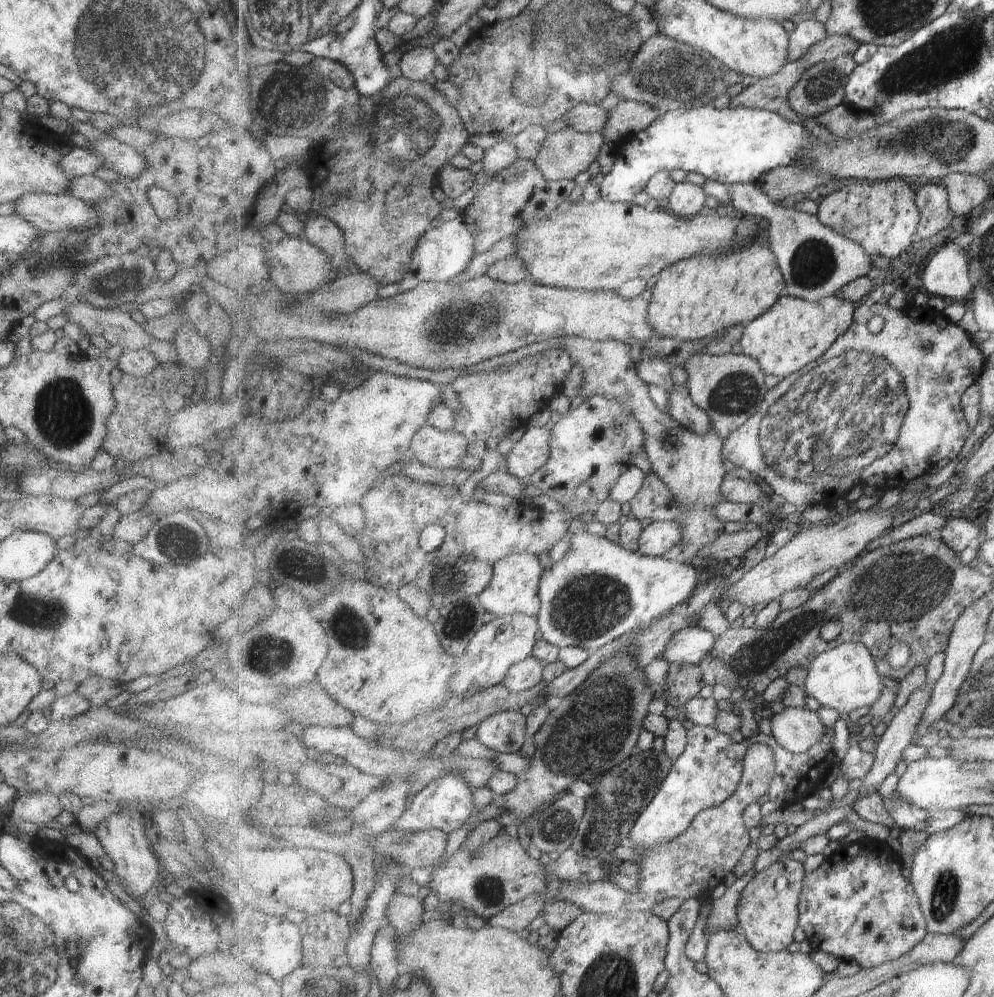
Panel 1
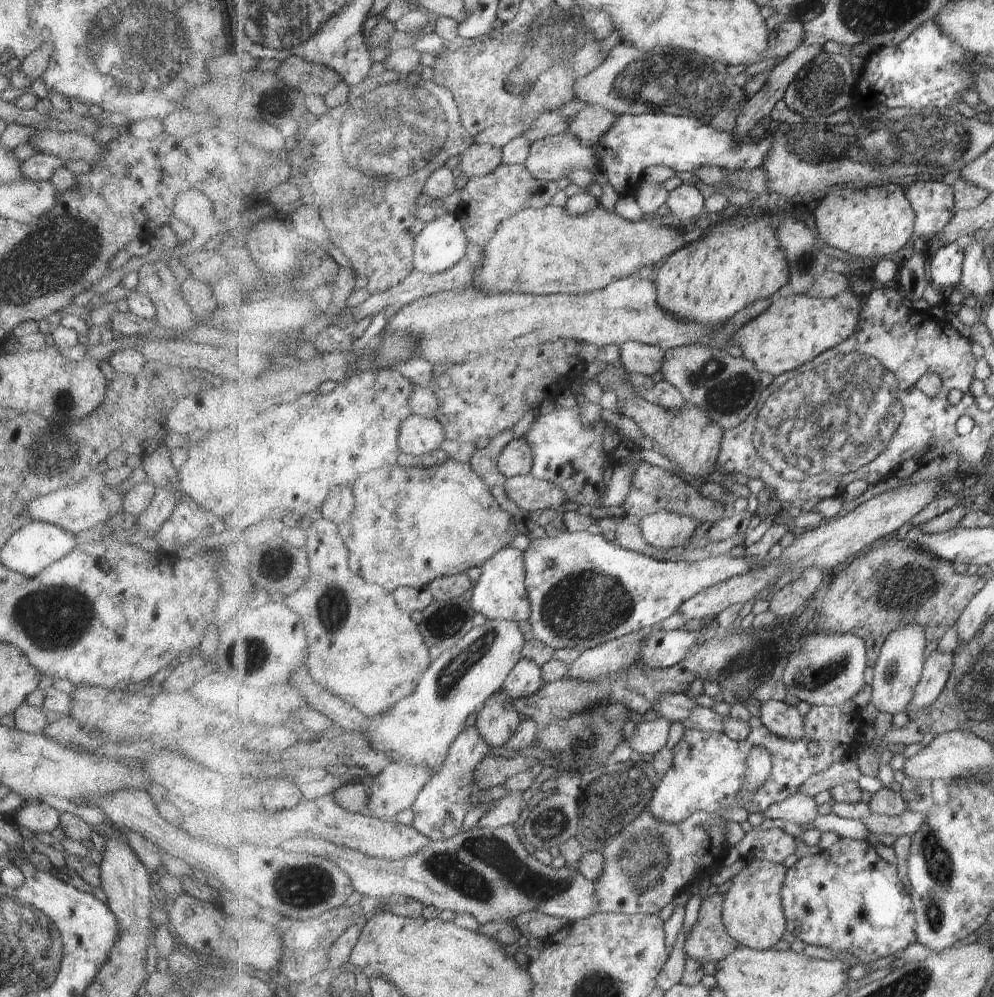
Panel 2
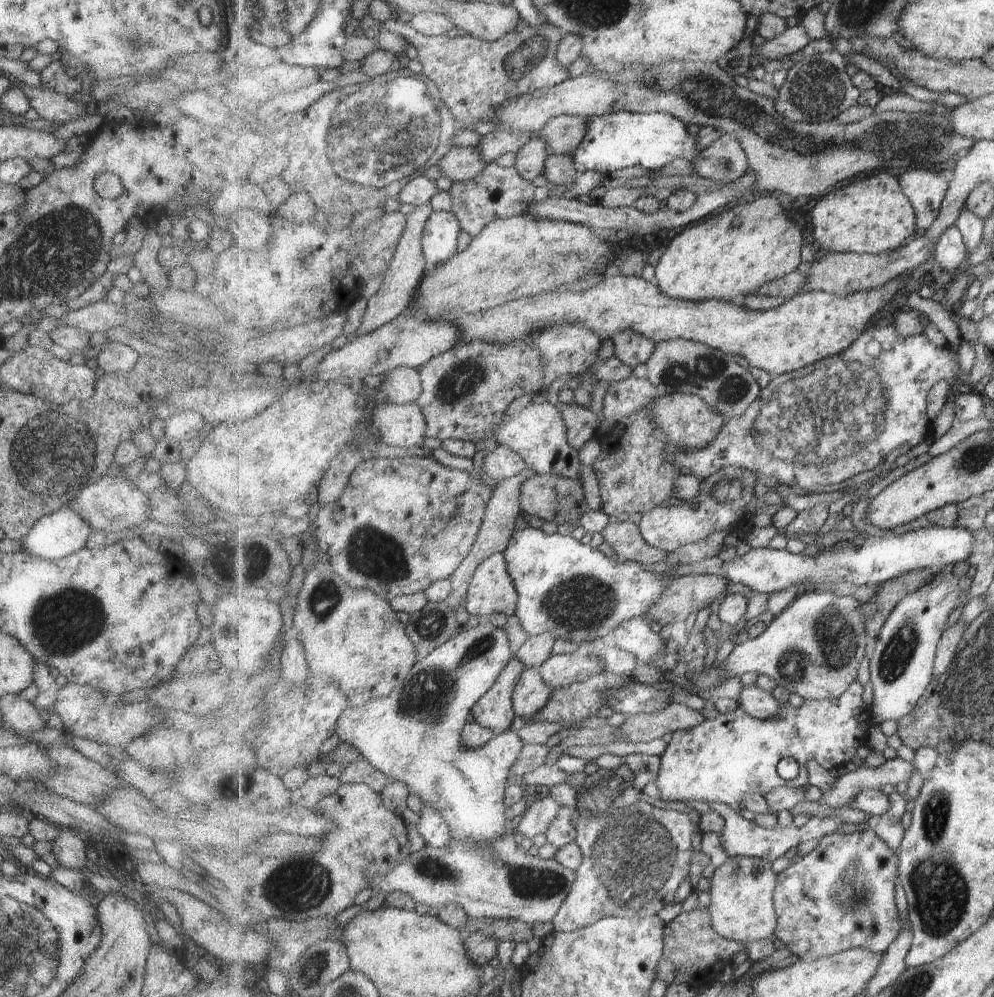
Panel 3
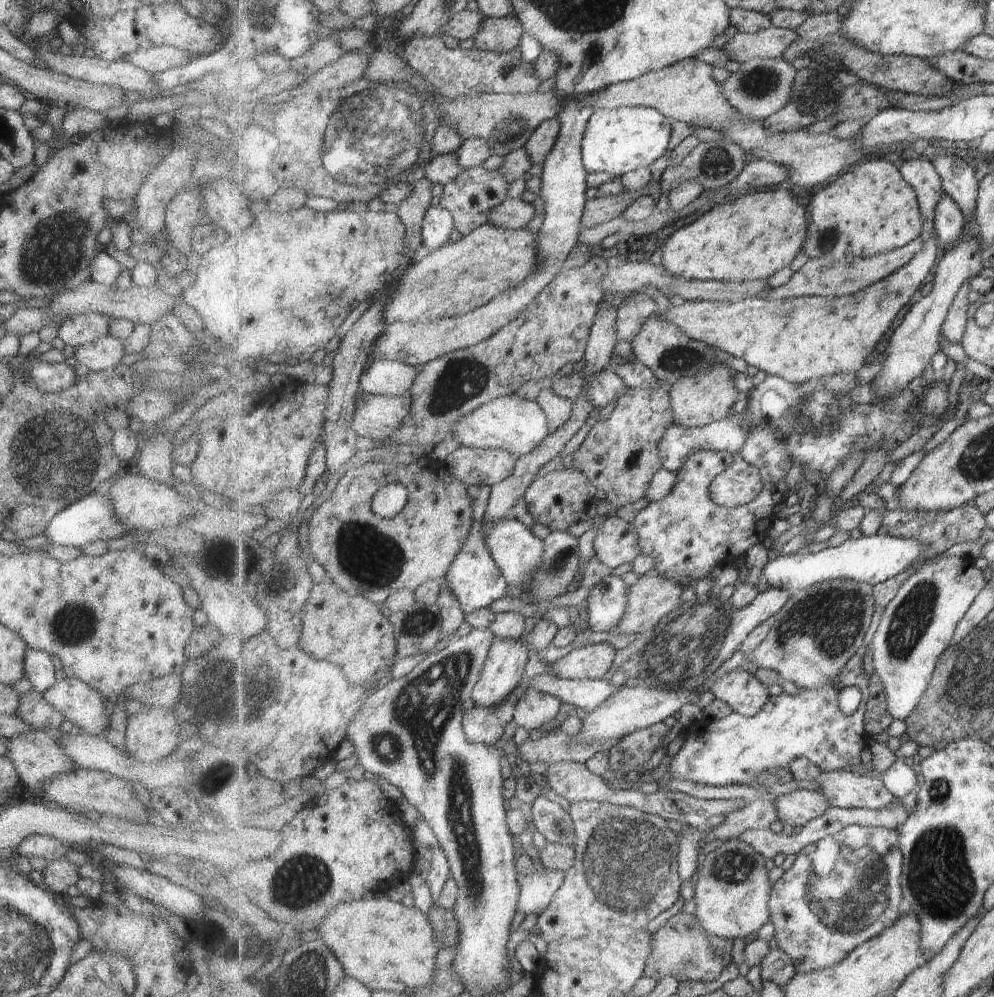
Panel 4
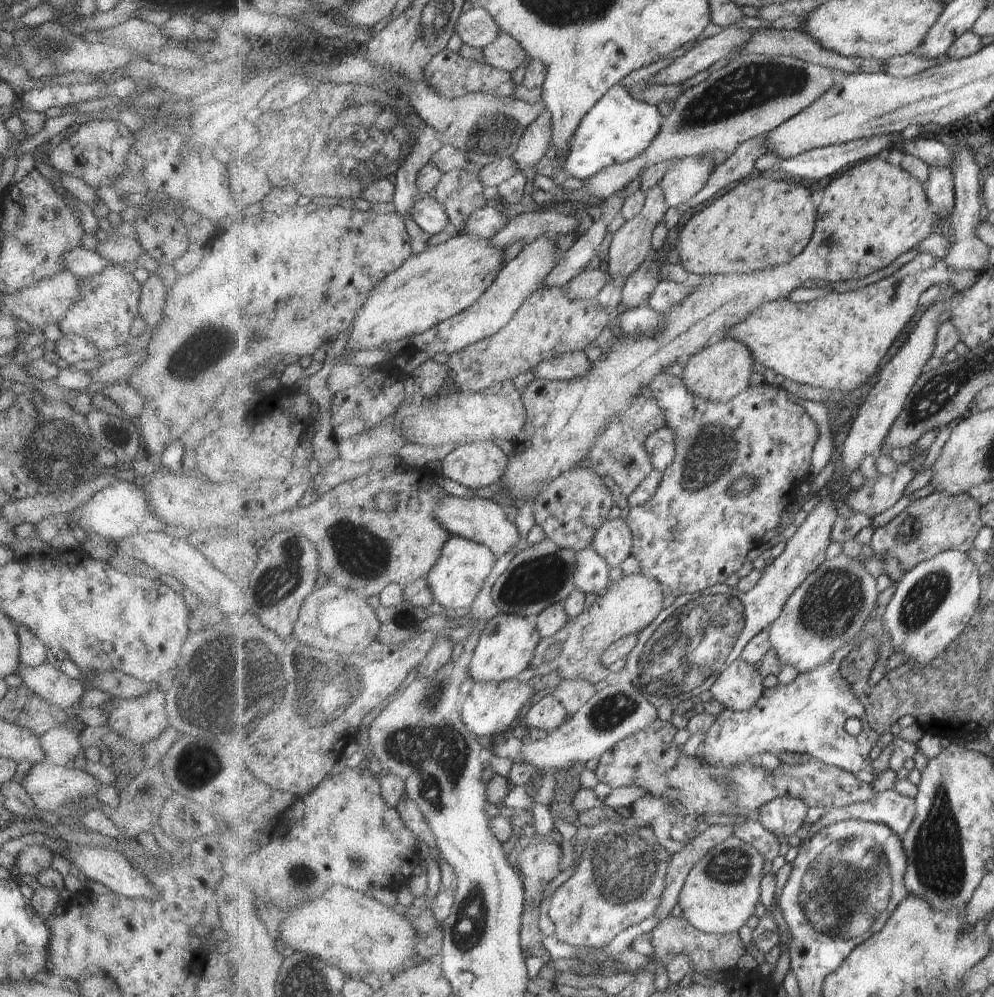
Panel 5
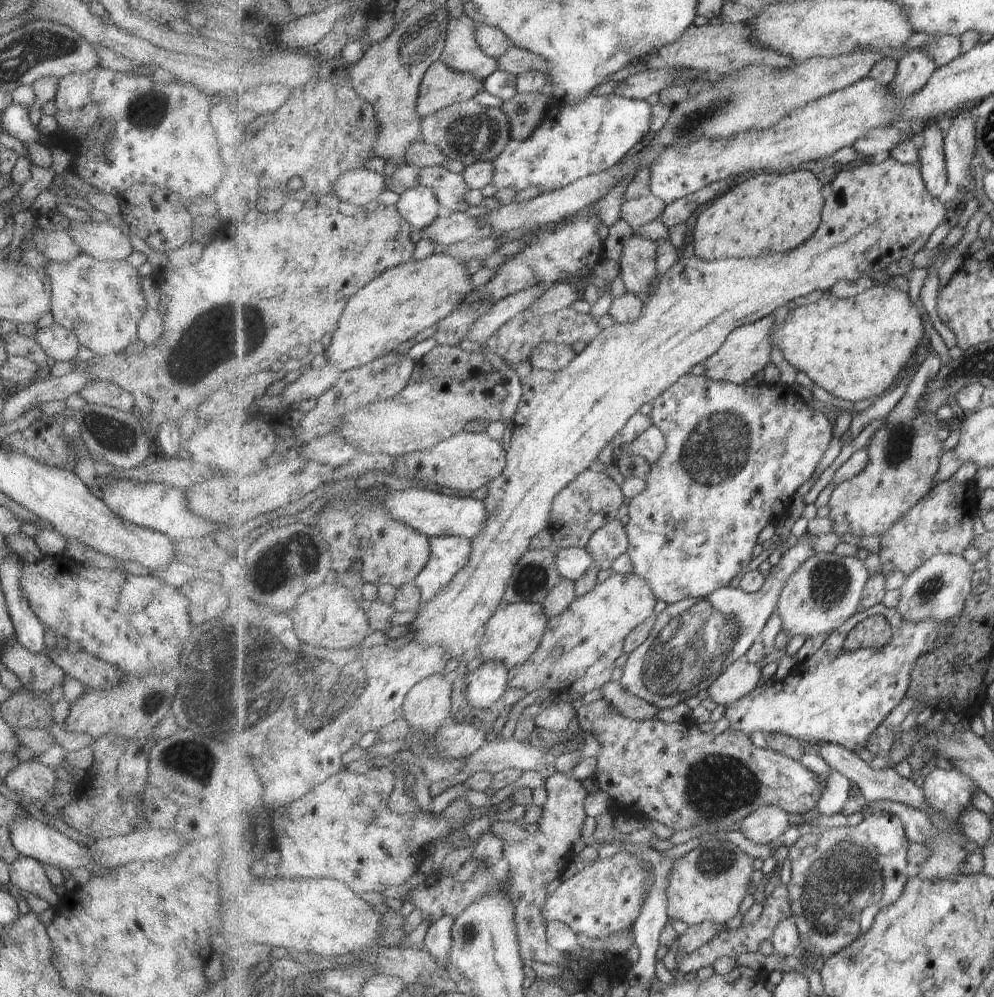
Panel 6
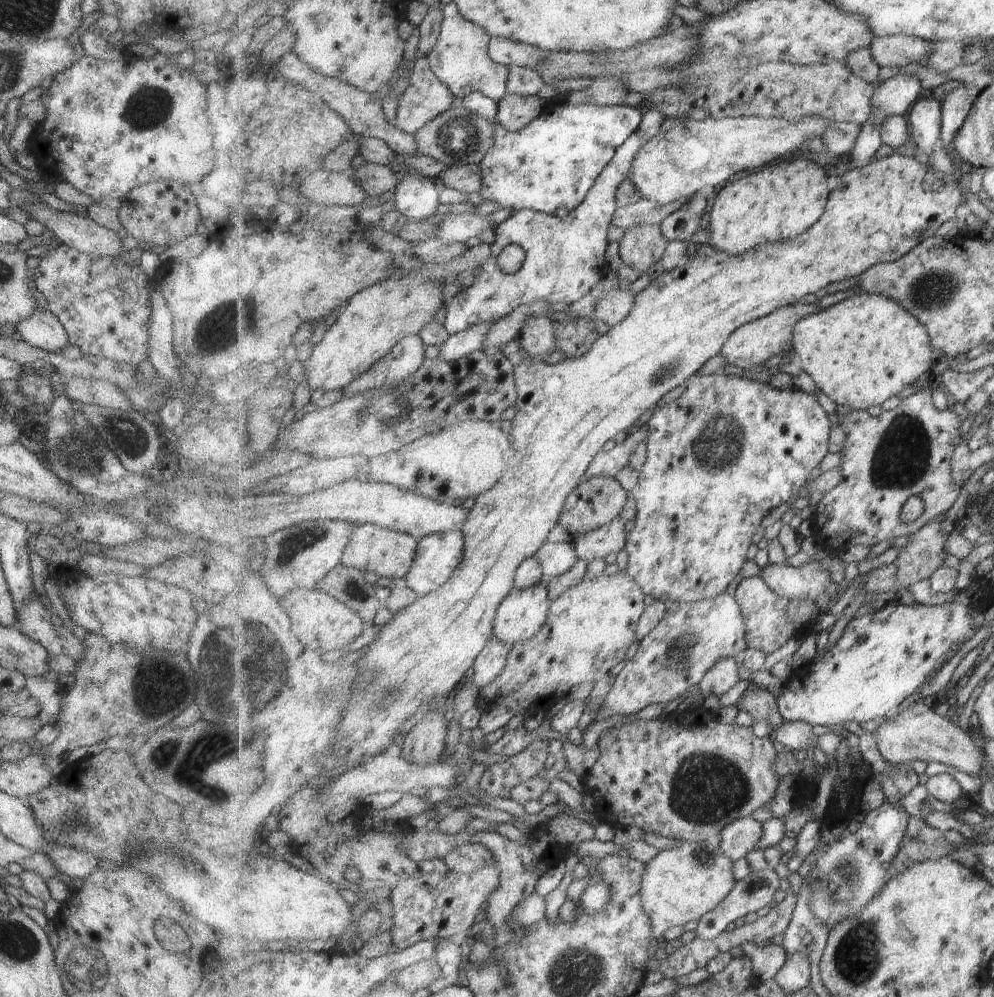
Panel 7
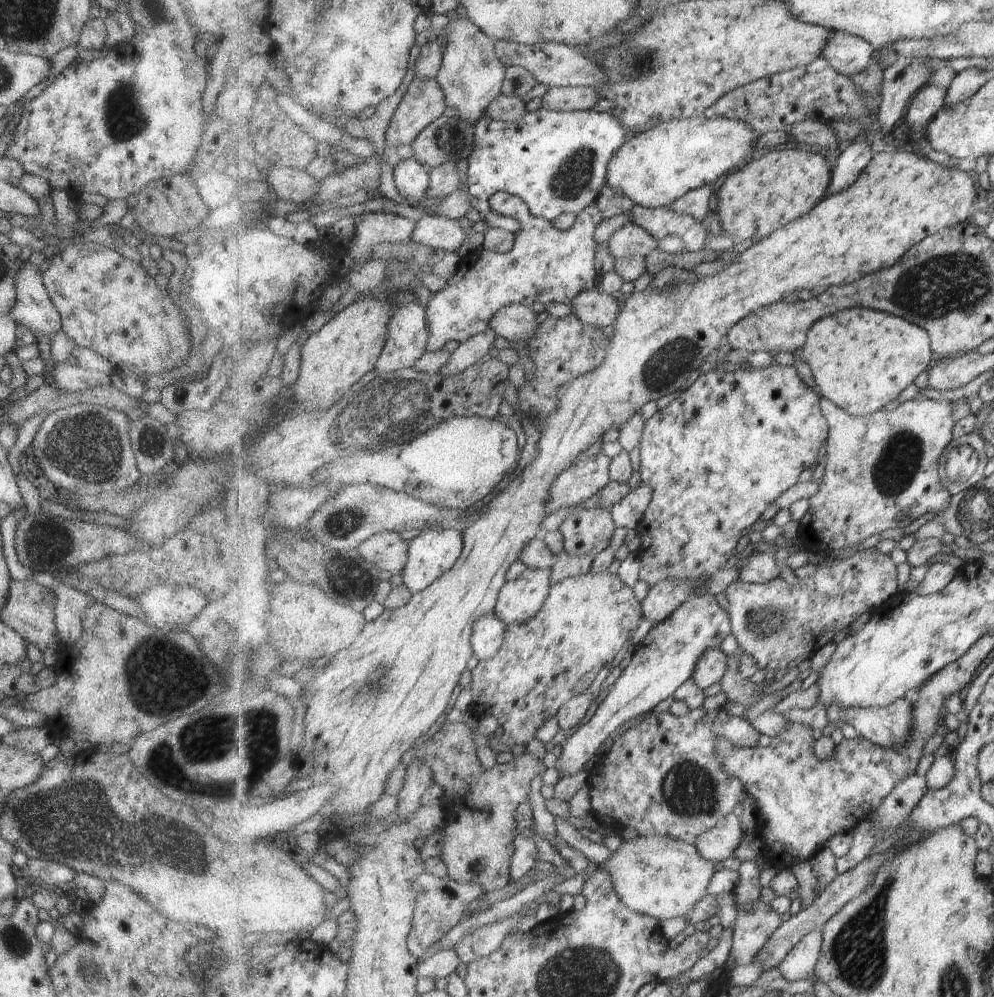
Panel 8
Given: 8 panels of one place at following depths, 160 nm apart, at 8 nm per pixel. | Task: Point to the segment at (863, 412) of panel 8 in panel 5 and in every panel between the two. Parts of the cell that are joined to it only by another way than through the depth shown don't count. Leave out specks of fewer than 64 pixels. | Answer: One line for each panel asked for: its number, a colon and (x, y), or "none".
5: (838, 341)
6: (854, 348)
7: (861, 351)

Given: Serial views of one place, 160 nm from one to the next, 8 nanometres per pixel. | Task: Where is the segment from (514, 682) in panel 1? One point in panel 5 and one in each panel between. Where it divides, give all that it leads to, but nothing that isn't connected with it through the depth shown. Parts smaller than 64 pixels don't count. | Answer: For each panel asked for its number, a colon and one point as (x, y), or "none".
2: (526, 679)
3: (532, 694)
4: (535, 710)
5: (548, 714)

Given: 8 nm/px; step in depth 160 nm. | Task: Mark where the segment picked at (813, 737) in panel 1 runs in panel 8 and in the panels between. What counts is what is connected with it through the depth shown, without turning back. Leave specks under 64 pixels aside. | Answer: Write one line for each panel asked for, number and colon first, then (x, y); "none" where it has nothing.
2: (783, 719)
3: (753, 699)
4: (743, 691)
5: (740, 685)
6: (742, 677)
7: (723, 675)
8: (711, 668)

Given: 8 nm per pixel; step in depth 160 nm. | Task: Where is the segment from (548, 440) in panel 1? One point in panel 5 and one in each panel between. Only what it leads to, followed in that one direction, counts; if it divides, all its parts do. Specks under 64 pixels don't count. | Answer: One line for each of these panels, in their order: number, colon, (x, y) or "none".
2: (516, 459)
3: (502, 463)
4: (488, 467)
5: (475, 465)

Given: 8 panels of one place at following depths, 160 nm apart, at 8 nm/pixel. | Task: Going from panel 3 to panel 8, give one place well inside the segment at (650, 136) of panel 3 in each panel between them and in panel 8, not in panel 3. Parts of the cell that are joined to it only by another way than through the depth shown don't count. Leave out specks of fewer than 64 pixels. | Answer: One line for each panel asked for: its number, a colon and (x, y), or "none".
4: (617, 141)
5: (618, 128)
6: (584, 138)
7: (551, 164)
8: (556, 161)

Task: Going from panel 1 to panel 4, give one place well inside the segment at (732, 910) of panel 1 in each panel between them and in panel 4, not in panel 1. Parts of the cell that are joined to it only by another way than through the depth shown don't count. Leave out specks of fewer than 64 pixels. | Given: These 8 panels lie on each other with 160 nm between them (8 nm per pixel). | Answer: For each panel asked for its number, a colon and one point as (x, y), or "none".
2: (709, 942)
3: (693, 946)
4: (682, 947)

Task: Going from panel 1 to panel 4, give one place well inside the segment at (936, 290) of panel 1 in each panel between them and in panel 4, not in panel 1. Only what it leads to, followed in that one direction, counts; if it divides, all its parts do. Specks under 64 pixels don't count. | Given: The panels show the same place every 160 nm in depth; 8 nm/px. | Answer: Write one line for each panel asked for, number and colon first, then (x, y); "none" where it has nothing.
2: (946, 267)
3: (951, 253)
4: (950, 223)

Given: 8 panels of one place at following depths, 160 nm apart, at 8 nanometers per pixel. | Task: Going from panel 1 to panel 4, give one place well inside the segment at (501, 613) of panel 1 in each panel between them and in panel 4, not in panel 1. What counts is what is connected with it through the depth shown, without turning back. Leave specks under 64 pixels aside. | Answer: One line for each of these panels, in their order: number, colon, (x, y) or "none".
2: (501, 592)
3: (492, 590)
4: (475, 578)

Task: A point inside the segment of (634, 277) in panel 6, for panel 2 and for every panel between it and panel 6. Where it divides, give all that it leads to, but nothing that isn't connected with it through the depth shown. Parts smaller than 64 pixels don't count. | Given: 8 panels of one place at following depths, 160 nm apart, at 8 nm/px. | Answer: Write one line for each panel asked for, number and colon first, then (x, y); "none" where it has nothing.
2: (639, 358)
3: (633, 348)
4: (637, 307)
5: (638, 288)

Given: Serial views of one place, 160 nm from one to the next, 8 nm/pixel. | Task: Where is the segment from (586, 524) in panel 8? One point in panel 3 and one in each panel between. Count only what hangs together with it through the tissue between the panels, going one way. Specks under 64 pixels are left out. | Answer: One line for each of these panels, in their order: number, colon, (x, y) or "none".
3: (625, 538)
4: (616, 543)
5: (614, 541)
6: (610, 542)
7: (597, 544)

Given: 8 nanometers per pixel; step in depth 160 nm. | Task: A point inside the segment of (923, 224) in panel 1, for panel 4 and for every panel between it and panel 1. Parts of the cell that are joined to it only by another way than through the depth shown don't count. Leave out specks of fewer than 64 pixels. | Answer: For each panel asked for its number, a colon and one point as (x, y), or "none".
2: (933, 201)
3: (927, 188)
4: (921, 174)

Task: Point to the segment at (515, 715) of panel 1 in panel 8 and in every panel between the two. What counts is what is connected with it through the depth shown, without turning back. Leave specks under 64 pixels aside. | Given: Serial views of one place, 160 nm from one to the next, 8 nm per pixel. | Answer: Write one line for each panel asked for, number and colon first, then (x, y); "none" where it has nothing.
2: (497, 721)
3: (495, 710)
4: (504, 668)
5: (508, 642)
6: (513, 633)
7: (522, 615)
8: (521, 600)

